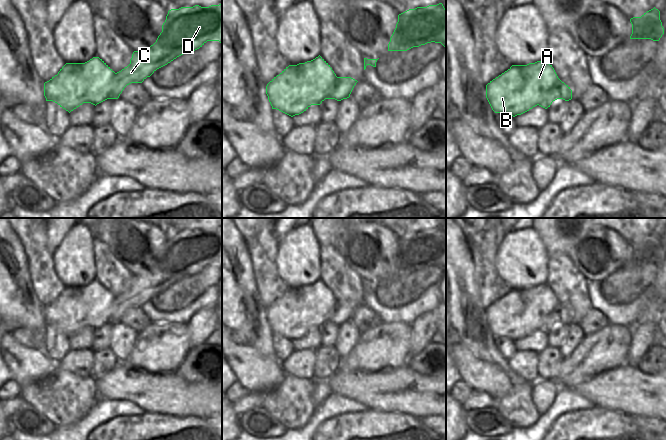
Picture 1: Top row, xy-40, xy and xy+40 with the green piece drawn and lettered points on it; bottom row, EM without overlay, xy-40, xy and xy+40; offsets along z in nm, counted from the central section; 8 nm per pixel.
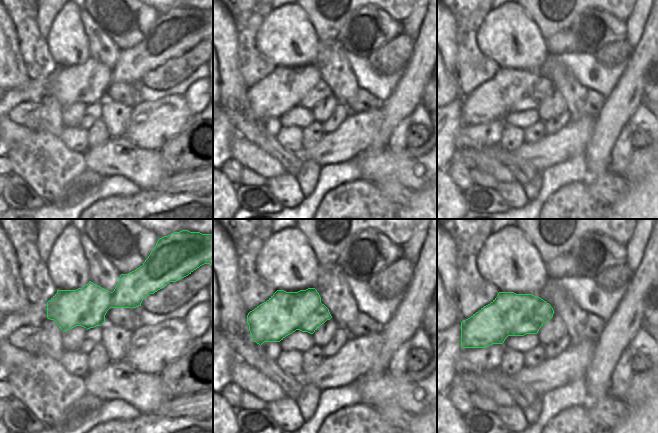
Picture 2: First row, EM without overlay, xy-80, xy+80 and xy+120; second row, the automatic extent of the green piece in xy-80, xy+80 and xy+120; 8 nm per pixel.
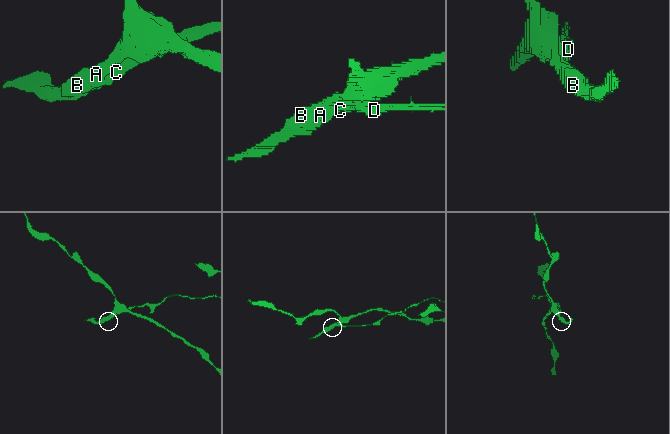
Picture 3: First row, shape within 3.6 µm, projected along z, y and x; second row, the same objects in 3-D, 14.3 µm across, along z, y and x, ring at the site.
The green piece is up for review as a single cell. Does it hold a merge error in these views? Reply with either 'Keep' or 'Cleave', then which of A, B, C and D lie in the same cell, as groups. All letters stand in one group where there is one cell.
Cleave. Groups: A B / C D.

